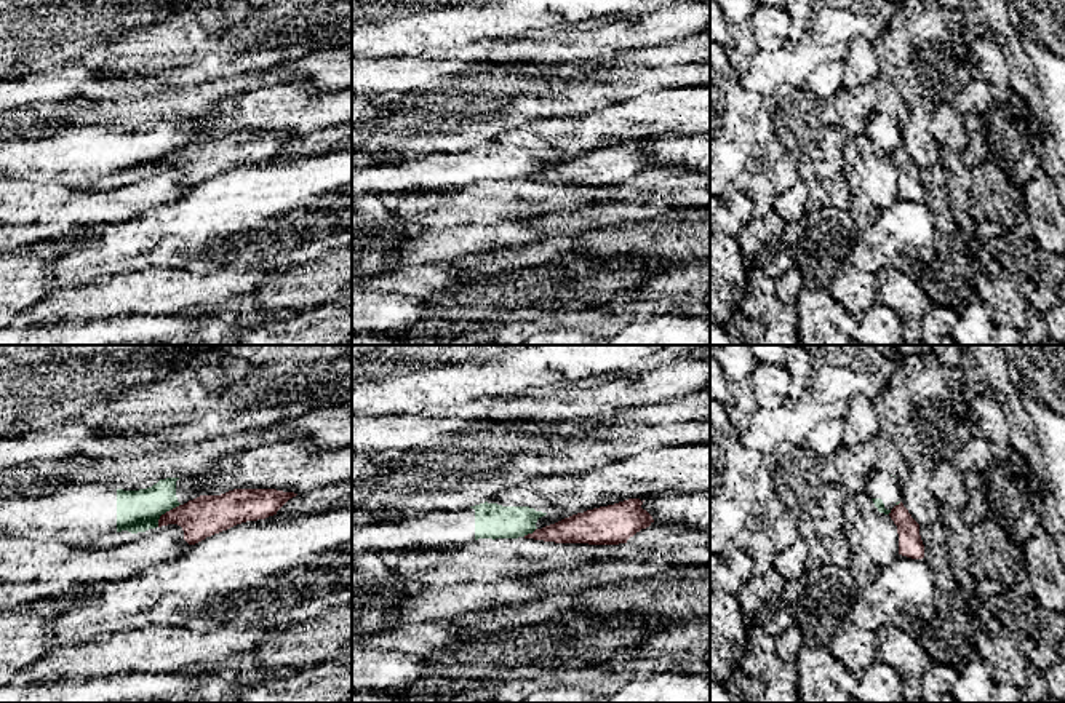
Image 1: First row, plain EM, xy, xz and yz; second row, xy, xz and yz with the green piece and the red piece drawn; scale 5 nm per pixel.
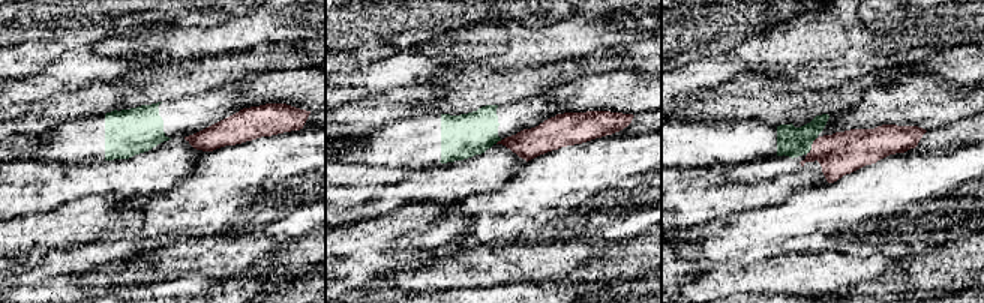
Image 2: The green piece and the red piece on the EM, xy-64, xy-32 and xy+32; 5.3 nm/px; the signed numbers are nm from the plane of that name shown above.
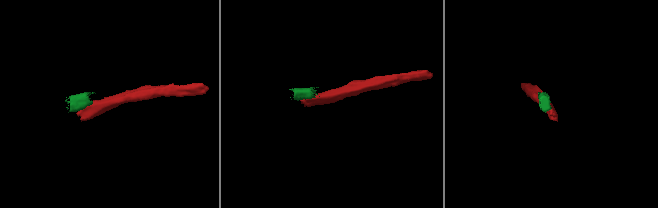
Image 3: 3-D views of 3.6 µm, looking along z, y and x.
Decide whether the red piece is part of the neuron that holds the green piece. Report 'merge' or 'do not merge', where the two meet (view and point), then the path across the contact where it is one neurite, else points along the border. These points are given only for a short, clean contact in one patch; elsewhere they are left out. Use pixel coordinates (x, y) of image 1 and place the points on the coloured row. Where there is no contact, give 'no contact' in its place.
do not merge; contact xy (165, 512); border xy (179, 504), (167, 510), (157, 526)

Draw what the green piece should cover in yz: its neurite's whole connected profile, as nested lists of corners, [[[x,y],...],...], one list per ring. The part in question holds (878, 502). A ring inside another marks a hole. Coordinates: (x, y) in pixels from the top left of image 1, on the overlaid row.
[[[873,470],[865,481],[865,492],[884,514],[900,503],[900,487],[902,483],[883,470]]]

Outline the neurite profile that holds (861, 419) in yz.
[[[862,395],[848,401],[844,423],[849,443],[867,443],[881,431],[881,422],[872,399]]]

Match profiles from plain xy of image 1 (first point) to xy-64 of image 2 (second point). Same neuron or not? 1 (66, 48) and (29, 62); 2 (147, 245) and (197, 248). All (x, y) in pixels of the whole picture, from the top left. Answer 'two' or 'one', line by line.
1: one
2: two

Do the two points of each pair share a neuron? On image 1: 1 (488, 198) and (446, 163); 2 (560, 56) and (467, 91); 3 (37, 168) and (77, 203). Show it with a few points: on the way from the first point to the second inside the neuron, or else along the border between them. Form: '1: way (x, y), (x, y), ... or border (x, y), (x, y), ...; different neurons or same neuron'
1: border (475, 182), (453, 189); different neurons
2: way (538, 79), (534, 82), (490, 88); same neuron
3: border (16, 179), (59, 182), (71, 187); different neurons

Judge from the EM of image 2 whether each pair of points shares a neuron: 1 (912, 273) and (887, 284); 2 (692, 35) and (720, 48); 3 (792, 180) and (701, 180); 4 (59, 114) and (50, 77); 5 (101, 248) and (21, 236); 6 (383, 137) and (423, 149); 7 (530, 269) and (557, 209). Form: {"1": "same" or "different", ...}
{"1": "same", "2": "same", "3": "same", "4": "different", "5": "same", "6": "same", "7": "different"}

